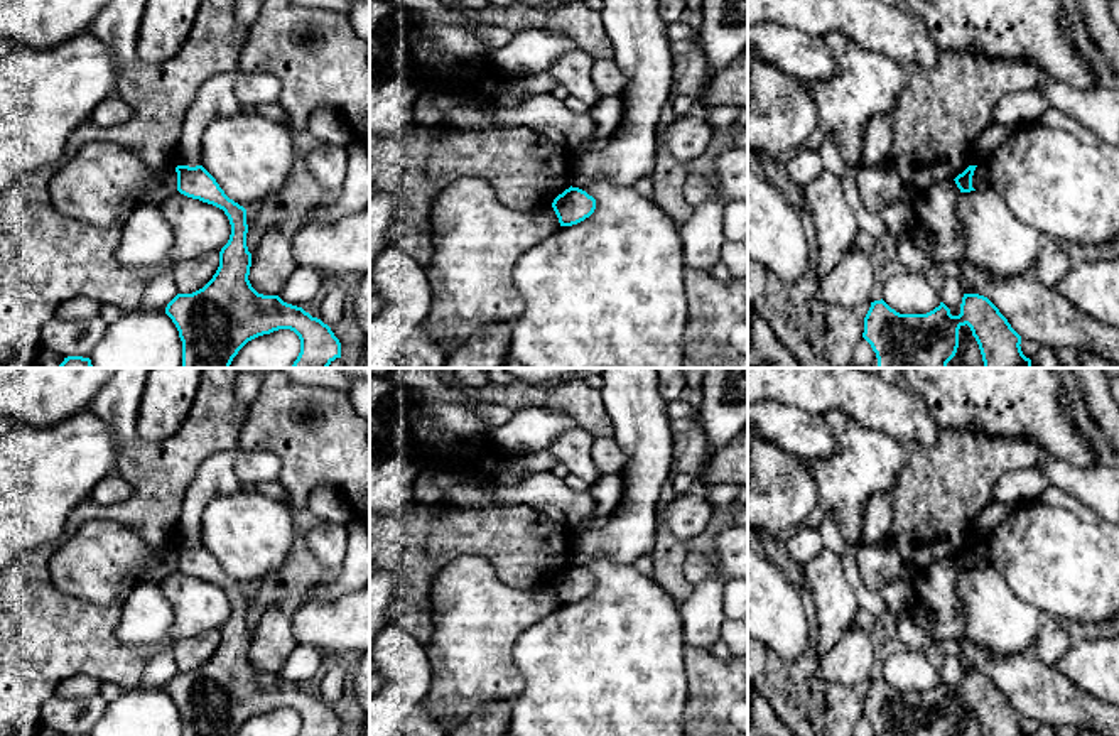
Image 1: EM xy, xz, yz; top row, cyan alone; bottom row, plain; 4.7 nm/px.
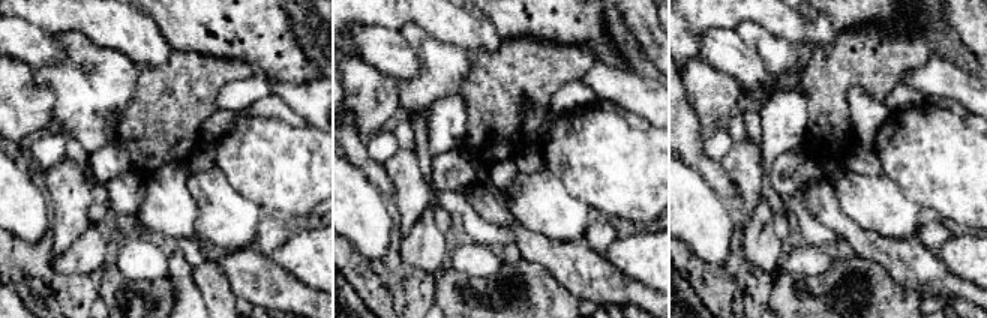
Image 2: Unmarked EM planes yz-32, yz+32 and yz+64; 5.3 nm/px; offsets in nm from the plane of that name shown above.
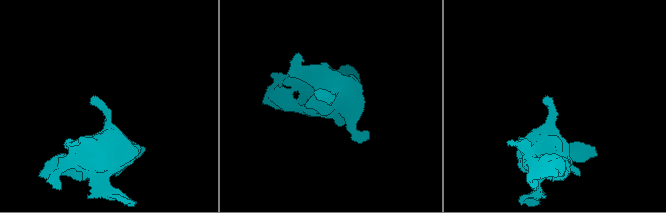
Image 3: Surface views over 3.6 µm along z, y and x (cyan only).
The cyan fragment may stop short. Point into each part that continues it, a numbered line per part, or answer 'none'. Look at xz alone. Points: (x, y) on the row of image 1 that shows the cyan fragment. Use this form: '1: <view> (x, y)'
none

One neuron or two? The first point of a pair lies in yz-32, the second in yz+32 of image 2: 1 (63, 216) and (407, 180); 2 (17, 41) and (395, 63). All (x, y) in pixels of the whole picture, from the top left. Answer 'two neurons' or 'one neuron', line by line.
1: one neuron
2: one neuron

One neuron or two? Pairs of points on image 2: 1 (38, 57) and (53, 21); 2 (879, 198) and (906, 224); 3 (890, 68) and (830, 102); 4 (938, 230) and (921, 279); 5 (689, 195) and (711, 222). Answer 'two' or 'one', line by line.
1: two
2: one
3: one
4: two
5: one

